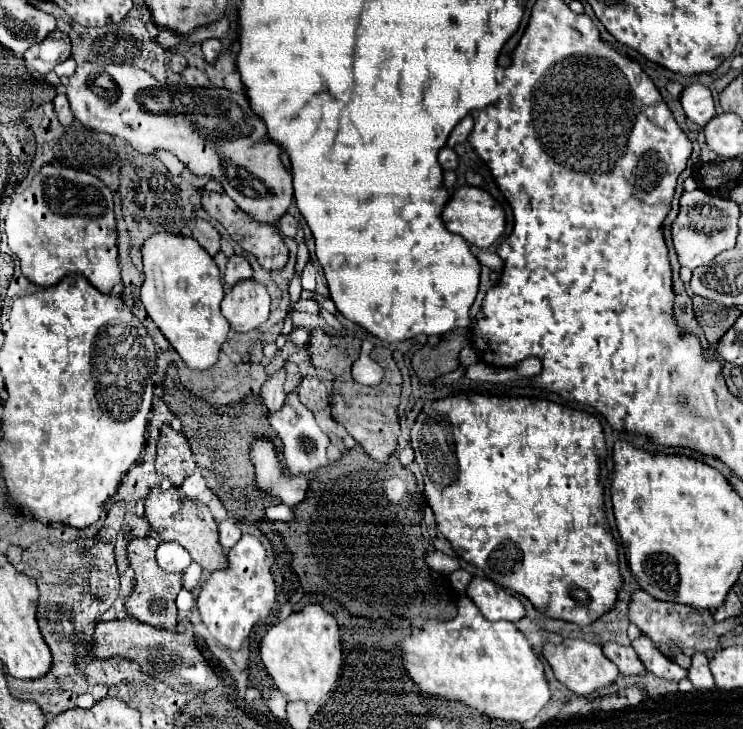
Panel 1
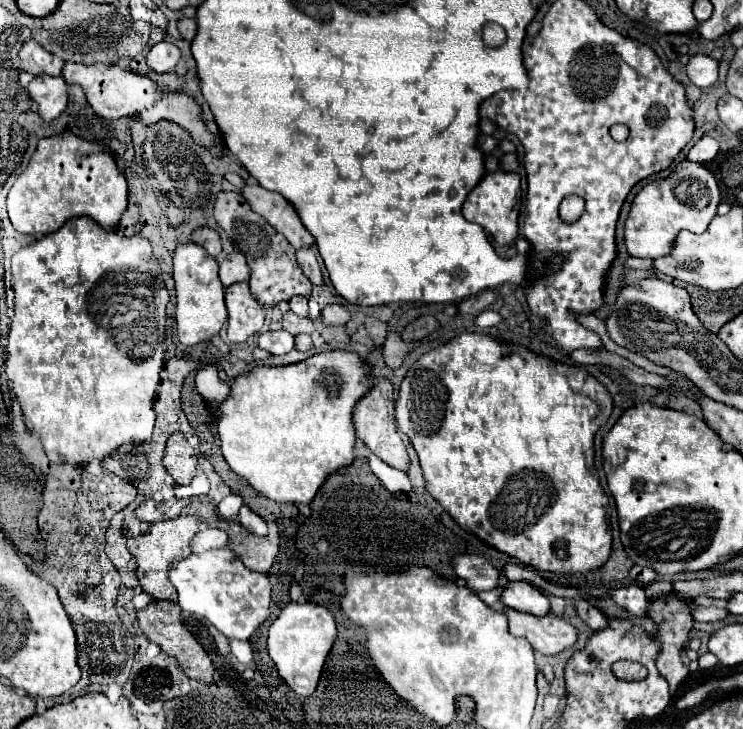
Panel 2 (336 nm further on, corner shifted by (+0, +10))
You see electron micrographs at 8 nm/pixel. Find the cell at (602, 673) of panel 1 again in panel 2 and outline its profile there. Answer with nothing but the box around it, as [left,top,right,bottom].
[505,608,577,656]

